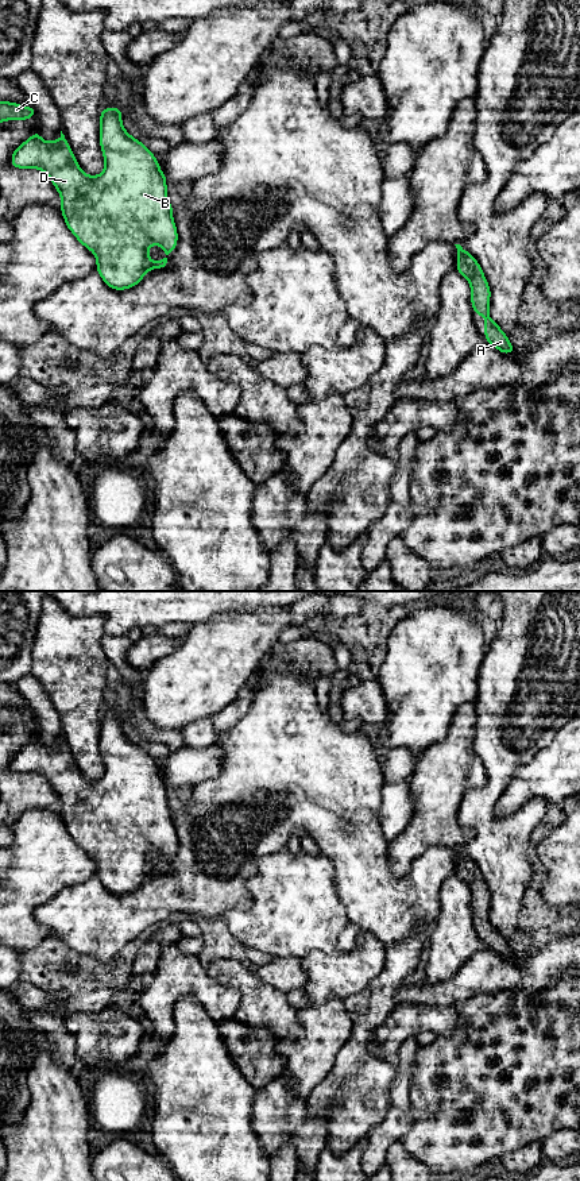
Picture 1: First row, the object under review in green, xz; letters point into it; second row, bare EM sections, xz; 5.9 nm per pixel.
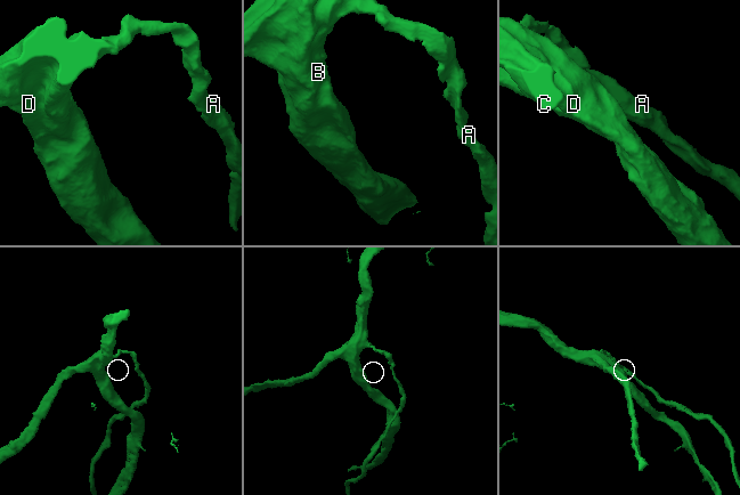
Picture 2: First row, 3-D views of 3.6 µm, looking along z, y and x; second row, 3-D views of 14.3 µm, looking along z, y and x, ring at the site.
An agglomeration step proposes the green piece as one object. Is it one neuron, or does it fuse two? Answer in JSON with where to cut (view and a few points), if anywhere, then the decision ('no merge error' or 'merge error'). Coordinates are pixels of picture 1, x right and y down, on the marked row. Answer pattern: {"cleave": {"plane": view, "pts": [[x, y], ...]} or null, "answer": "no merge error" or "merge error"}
{"cleave": null, "answer": "no merge error"}

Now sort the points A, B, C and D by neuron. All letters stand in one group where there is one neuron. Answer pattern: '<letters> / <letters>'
A B C D

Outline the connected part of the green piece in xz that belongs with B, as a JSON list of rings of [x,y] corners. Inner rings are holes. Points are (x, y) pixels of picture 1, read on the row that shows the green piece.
[[[117,107],[101,108],[100,146],[105,167],[100,175],[81,170],[62,131],[59,139],[46,142],[36,130],[11,157],[13,167],[39,169],[50,178],[62,198],[61,213],[67,228],[94,254],[96,270],[115,290],[136,286],[151,269],[167,267],[169,255],[178,242],[173,205],[167,200],[167,180],[148,147],[125,131],[121,115]],[[151,244],[162,247],[166,256],[152,262],[148,256]]]

